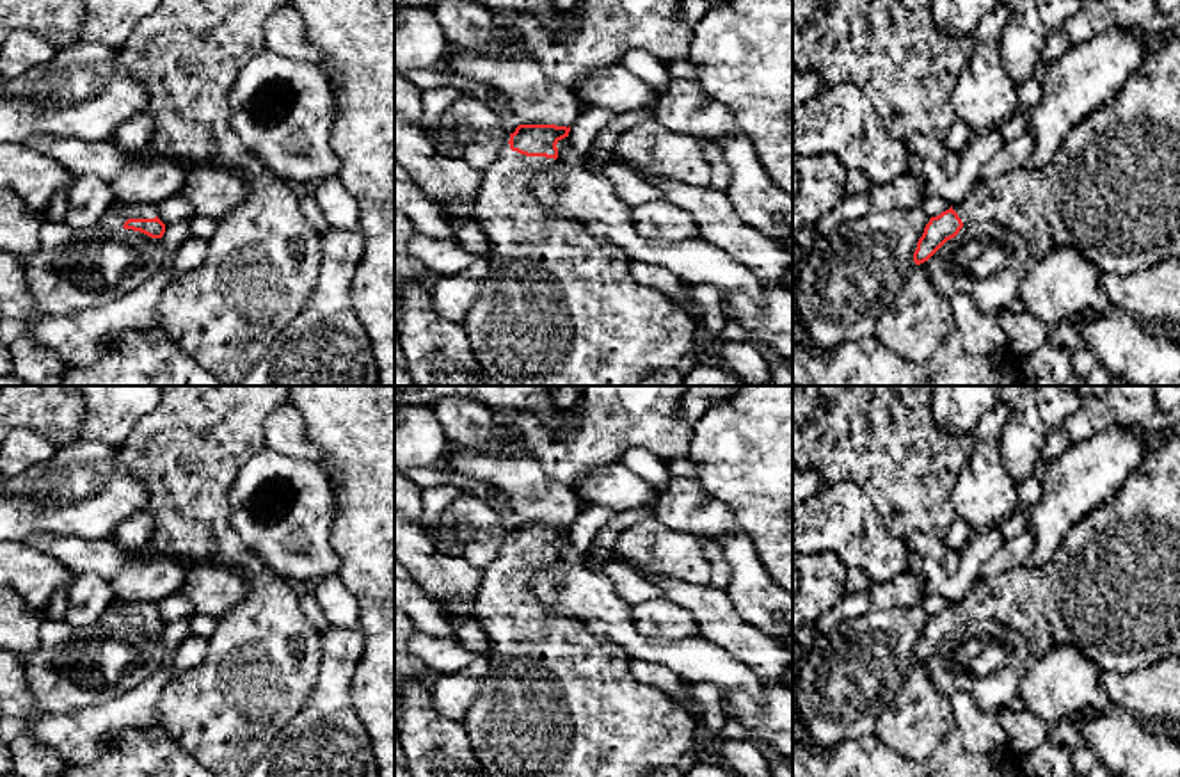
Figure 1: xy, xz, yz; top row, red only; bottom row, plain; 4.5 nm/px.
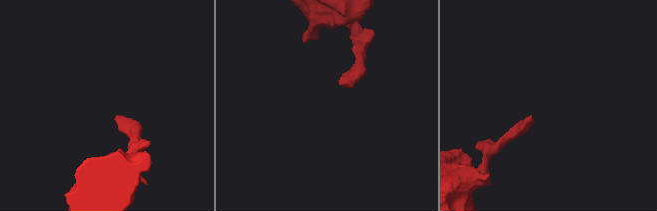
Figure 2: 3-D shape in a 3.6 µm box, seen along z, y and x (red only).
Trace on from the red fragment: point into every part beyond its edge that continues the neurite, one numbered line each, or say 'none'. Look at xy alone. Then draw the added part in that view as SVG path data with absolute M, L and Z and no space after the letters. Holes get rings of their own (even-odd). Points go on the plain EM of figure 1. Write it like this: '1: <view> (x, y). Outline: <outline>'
1: xy (118, 612). Outline: M114 599L101 617L101 624L121 628L128 617L155 617L156 605L151 601L121 601Z

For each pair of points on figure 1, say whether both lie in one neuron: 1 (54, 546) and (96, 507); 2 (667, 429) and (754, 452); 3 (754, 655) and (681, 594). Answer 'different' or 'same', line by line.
1: different
2: different
3: same

